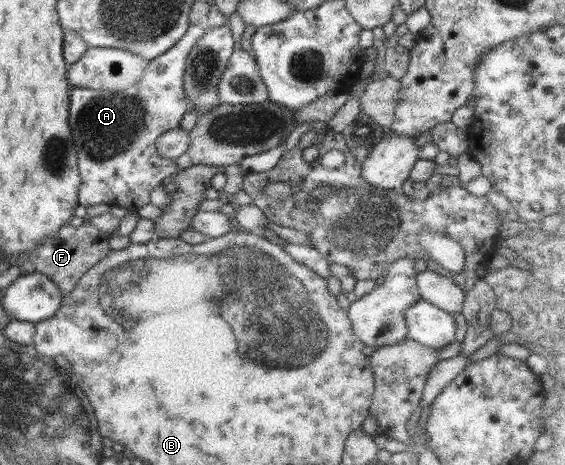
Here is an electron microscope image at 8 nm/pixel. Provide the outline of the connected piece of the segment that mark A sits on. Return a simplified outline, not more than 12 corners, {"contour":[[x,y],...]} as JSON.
{"contour":[[189,26],[113,95],[69,91],[77,204],[136,212],[178,172]]}

